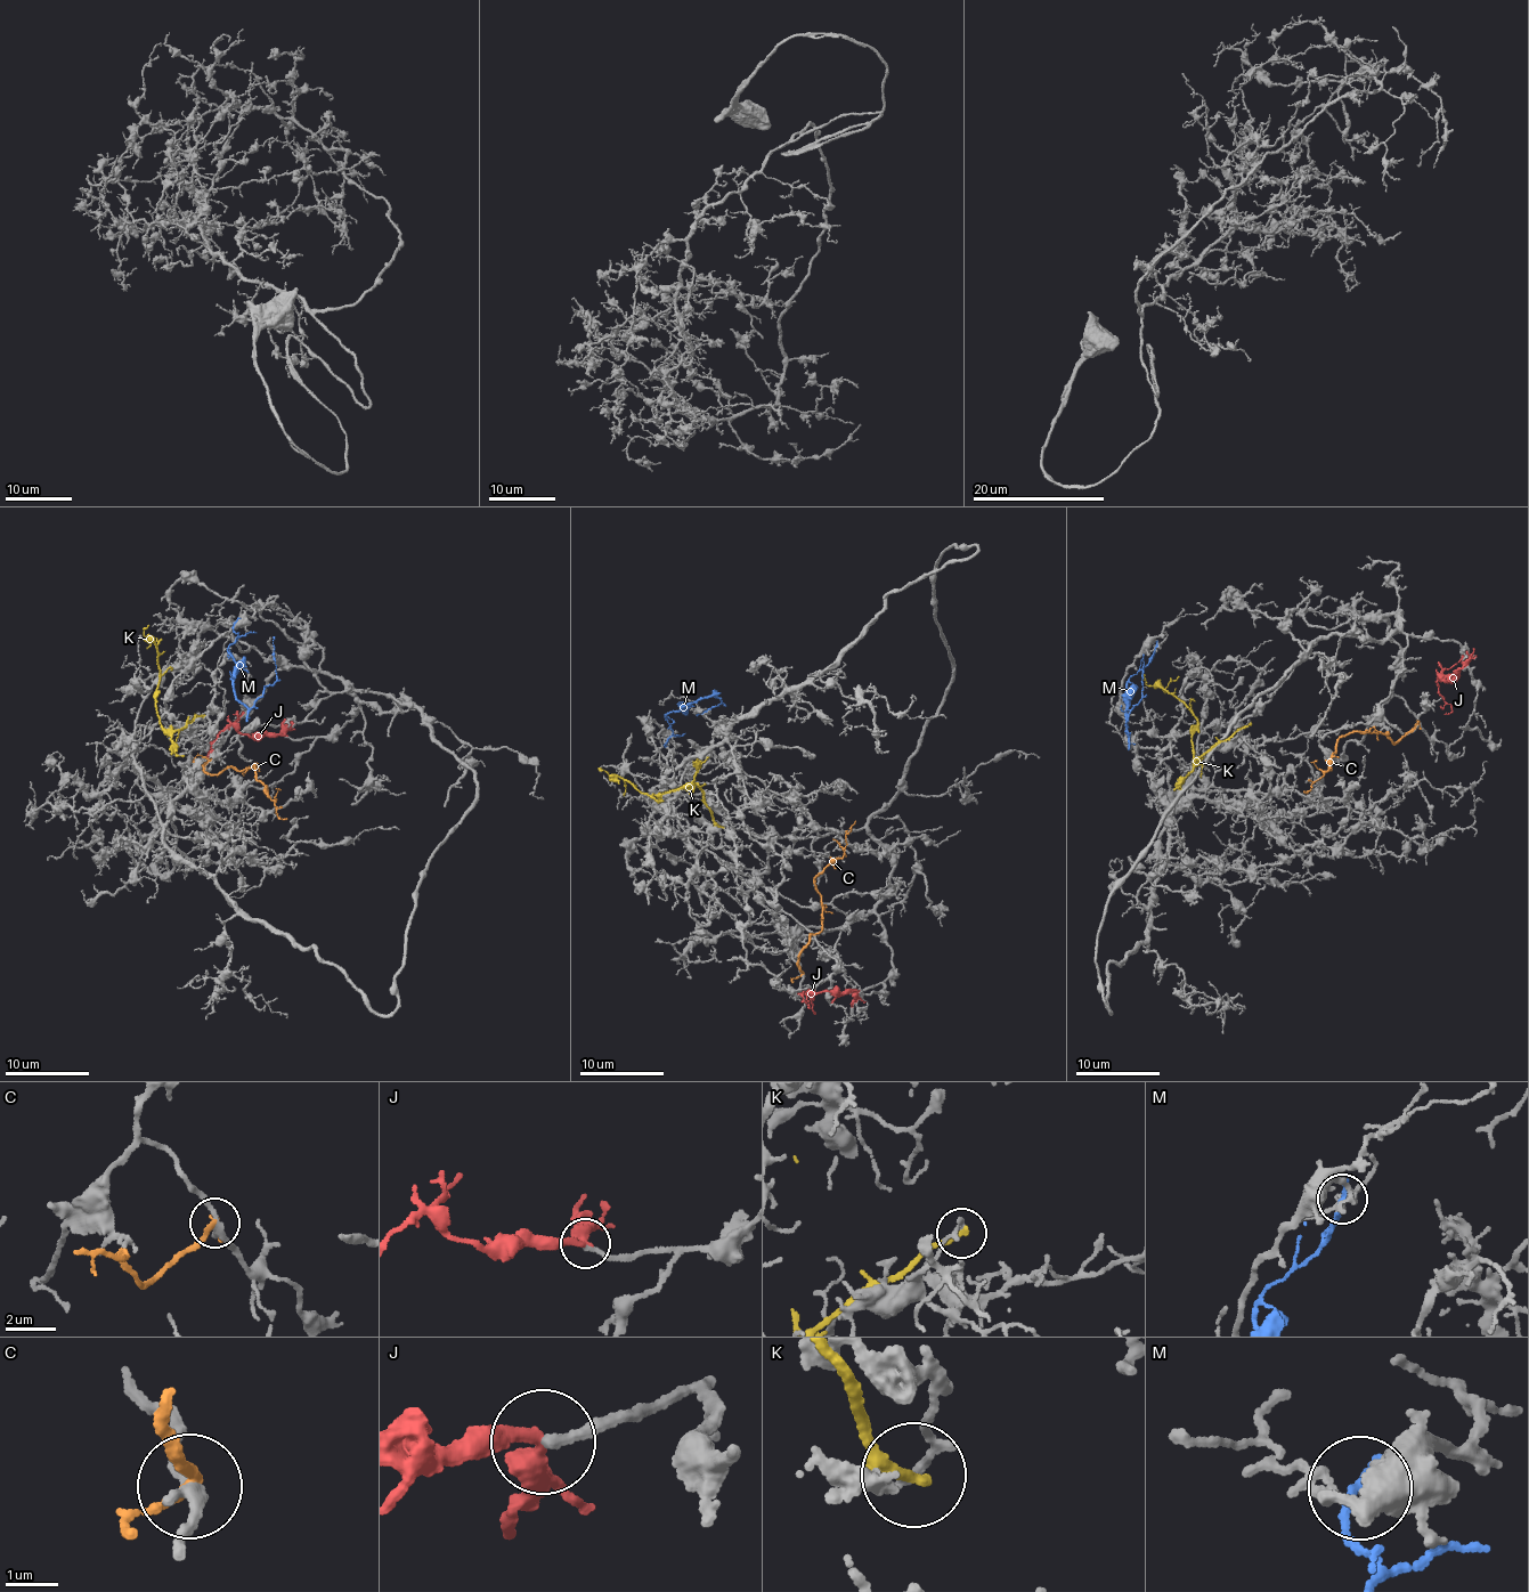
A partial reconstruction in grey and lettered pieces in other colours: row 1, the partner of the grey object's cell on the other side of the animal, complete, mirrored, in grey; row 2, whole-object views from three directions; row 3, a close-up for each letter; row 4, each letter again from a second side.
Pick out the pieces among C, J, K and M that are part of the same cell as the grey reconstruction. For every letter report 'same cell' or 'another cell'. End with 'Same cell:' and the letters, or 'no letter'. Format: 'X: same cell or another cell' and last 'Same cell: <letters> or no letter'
C: another cell
J: same cell
K: another cell
M: another cell
Same cell: J

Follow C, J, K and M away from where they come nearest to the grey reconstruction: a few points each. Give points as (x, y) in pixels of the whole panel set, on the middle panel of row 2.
C: (803, 975), (799, 952), (812, 934), (821, 929), (821, 894), (814, 878), (843, 855), (847, 835), (855, 821)
J: (857, 991), (804, 993), (803, 997), (807, 1007), (807, 1001)
K: (721, 826), (714, 825), (700, 788), (685, 785), (655, 801), (600, 768)
M: (665, 745), (673, 736), (666, 716), (714, 692), (722, 703), (697, 714)

